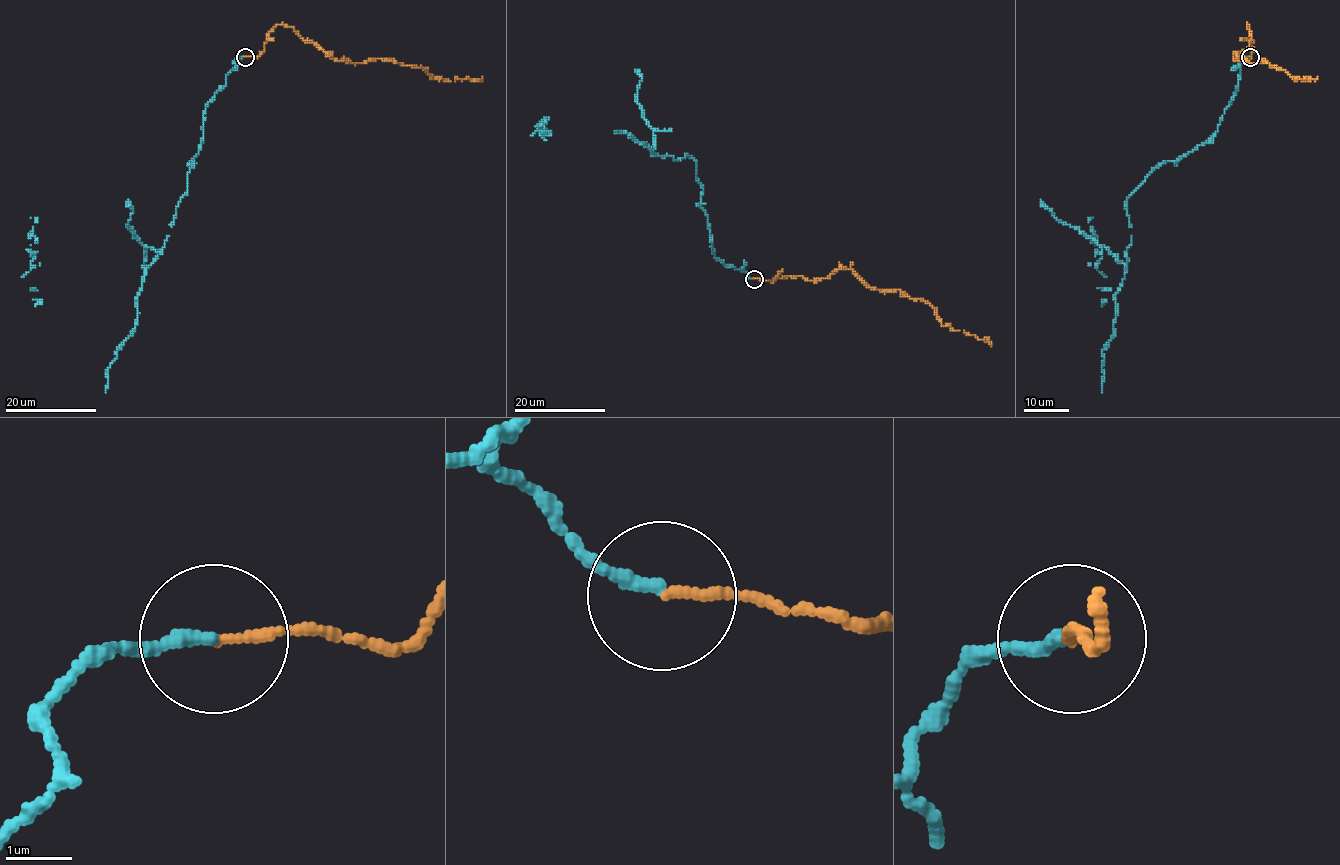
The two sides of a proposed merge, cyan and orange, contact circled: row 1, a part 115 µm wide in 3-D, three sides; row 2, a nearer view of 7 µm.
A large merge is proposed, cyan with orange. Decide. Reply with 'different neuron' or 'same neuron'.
same neuron

